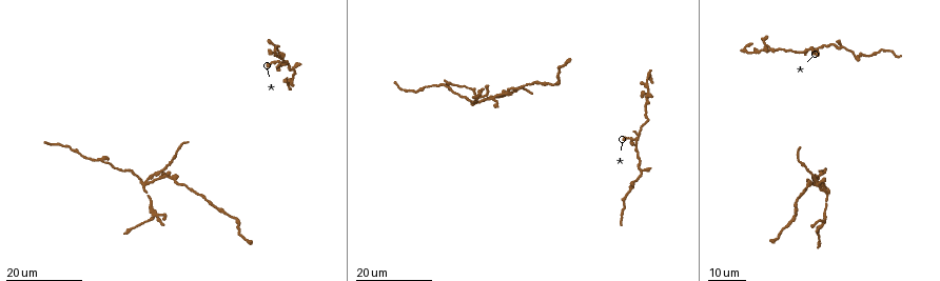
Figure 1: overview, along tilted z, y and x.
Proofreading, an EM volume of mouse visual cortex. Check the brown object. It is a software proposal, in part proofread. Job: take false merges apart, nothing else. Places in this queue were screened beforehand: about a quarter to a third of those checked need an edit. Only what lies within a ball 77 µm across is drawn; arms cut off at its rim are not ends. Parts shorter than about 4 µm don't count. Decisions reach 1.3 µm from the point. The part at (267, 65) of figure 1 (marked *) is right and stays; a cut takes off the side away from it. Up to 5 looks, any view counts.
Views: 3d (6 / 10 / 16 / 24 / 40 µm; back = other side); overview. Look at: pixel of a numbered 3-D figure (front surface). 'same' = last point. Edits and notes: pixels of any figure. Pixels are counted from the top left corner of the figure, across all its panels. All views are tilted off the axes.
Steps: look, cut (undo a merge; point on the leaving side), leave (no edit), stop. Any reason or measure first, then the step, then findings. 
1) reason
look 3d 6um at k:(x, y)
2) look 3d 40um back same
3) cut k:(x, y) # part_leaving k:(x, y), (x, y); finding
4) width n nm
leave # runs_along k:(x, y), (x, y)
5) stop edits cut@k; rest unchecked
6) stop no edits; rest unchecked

three-way junction
look 3d 24um at 1:(102, 161)

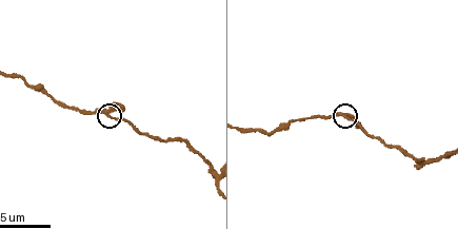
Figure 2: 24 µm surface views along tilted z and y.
look 3d 10um at 2:(346, 116)

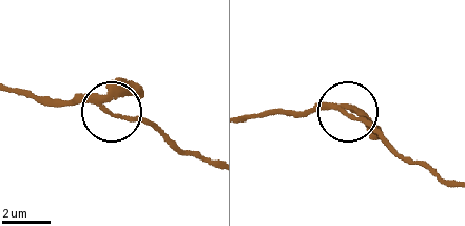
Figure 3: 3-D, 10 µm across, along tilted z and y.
width 160 nm
leave # runs_along 3:(211, 162), (177, 150), (140, 120), (42, 97); continuous, no second neuron

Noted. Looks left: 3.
sudden change in width
look 3d 16um at 1:(833, 44)

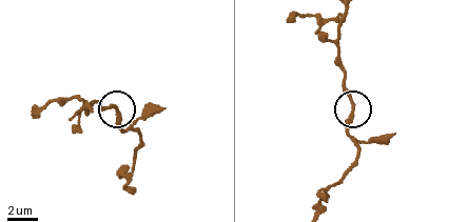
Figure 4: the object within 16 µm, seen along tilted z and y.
look 3d 10um at 4:(352, 104)

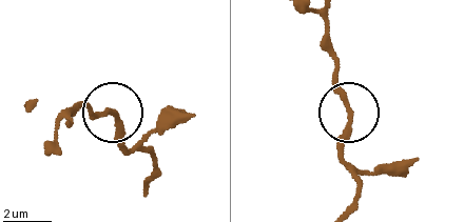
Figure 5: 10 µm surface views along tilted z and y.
width 200 nm
leave # runs_along 5:(327, 15), (336, 88), (349, 119), (340, 153); continuous, no second neuron

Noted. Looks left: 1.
stop no edits; rest unchecked

